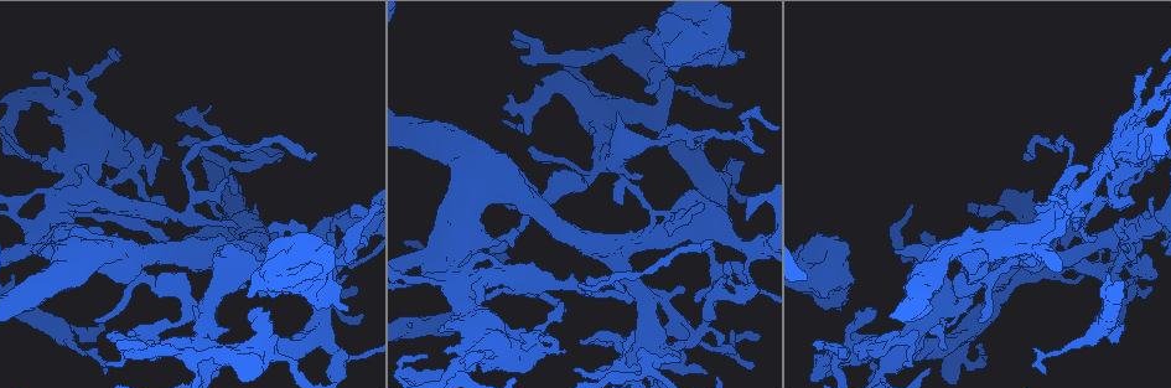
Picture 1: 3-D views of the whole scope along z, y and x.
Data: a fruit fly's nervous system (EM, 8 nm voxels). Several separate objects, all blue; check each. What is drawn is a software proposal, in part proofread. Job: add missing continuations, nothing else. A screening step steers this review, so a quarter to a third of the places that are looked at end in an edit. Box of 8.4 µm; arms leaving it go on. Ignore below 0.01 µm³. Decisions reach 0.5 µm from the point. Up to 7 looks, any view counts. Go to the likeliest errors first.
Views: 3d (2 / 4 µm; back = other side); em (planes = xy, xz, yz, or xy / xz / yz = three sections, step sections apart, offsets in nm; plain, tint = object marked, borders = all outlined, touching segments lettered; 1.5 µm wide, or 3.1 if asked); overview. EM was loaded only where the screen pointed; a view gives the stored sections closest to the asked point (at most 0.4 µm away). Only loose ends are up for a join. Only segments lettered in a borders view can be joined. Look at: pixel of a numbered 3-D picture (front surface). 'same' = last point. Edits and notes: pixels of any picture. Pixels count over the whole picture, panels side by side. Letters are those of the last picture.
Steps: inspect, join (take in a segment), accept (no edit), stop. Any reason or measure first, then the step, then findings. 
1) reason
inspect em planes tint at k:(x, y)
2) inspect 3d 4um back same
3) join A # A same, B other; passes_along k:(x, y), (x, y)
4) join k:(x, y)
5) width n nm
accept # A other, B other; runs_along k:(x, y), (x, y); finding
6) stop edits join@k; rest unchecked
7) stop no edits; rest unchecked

thick end
inspect 3d 4um at 1:(742, 54)

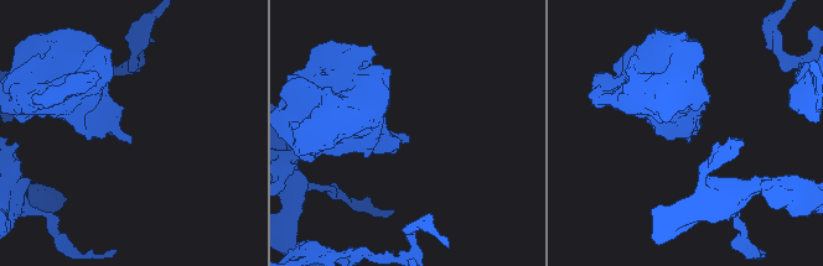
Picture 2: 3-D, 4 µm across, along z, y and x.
inspect em planes borders at 2:(128, 142)

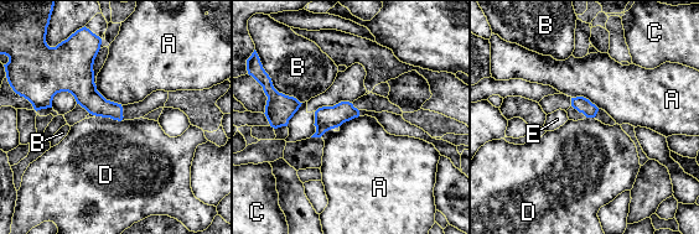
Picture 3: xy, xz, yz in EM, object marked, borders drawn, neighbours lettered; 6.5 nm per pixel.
accept # A other, B other, C other, D other, E other; border 3:(96, 115), (122, 120); none of them fits

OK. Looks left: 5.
free end
inspect 3d 4um at 1:(463, 367)

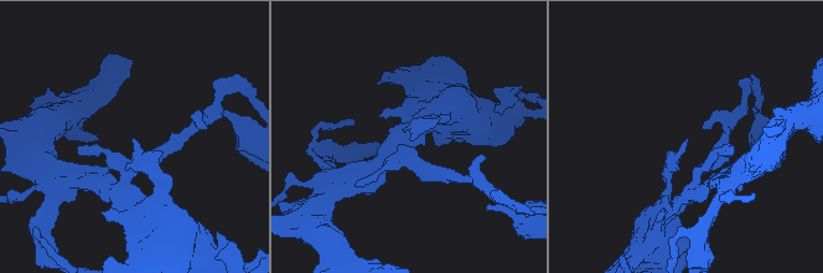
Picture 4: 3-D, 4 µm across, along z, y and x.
inspect em xy step 4 borders at 4:(133, 140)

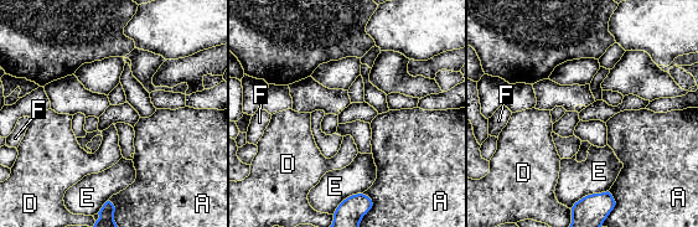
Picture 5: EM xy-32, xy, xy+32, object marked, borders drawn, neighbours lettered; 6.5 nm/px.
cut it another way
inspect em planes borders same

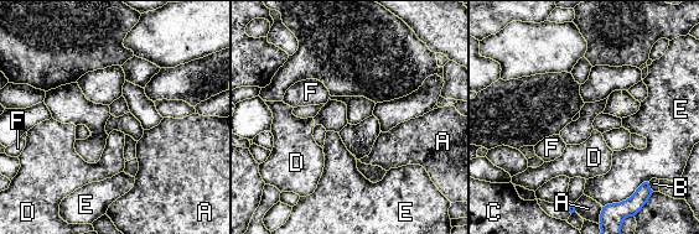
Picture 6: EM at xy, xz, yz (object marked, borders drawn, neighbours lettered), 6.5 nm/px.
longest_contact E 340 nm
accept # A other, B other, C other, D other, E other, F other; none of them fits

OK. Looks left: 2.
thin end
inspect 3d 4um back at 1:(1154, 198)

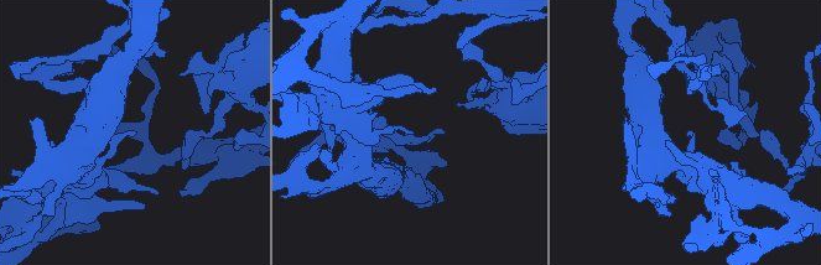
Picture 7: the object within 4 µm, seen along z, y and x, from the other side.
inspect em planes borders at 7:(690, 132)

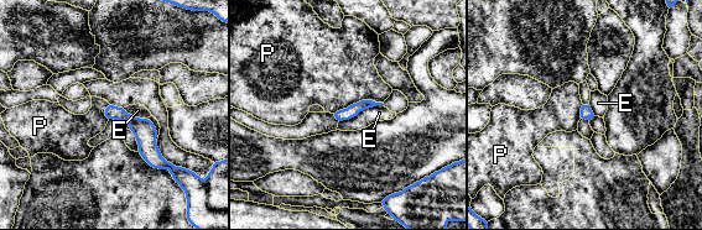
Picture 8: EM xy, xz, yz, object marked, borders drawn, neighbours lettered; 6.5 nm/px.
accept # E other, P other; none of them fits

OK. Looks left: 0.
stop no edits; rest unchecked

